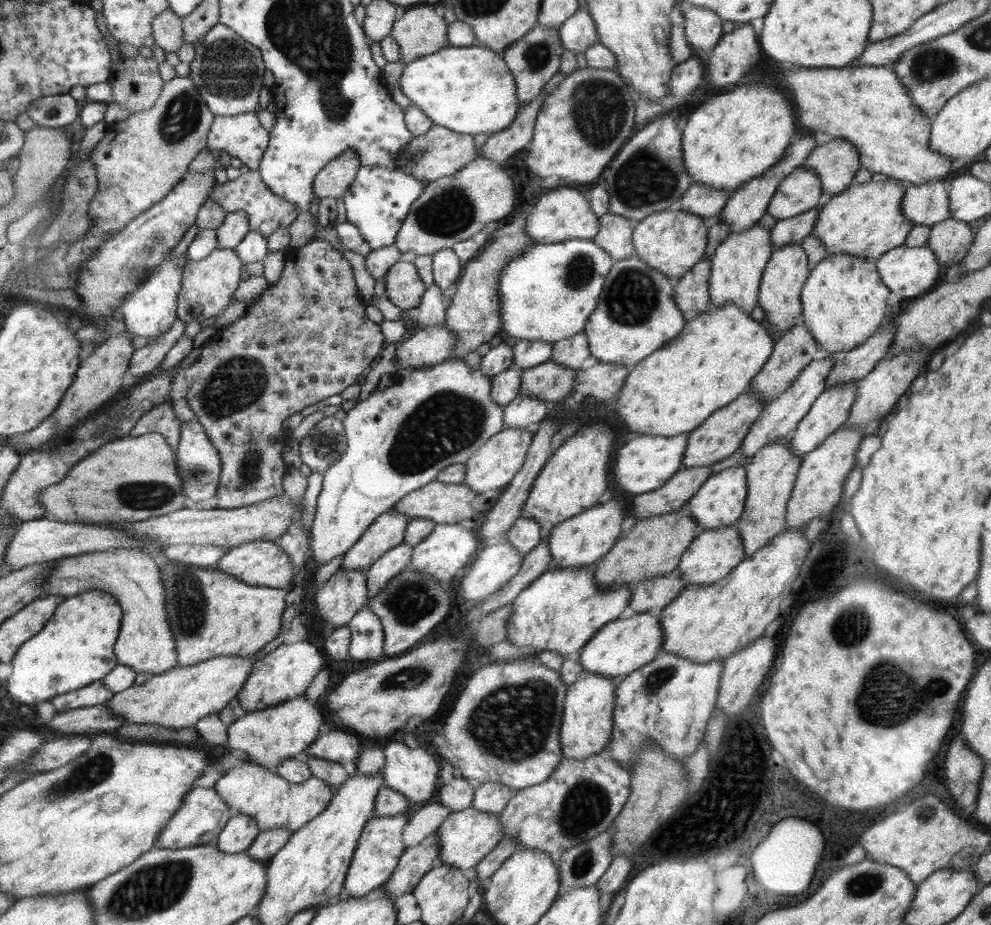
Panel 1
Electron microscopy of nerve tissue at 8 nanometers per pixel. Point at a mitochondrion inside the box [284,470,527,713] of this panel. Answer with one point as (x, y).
(407, 598)

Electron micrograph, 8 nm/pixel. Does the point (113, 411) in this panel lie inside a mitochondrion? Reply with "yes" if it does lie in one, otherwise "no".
yes

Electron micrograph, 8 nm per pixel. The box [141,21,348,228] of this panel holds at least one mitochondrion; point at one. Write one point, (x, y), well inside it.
(227, 69)

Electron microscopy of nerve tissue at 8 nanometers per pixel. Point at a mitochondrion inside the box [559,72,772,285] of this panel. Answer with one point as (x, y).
(599, 107)

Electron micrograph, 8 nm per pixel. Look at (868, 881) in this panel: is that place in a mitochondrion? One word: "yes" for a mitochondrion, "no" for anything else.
yes

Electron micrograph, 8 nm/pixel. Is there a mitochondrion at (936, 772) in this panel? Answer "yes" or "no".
no

